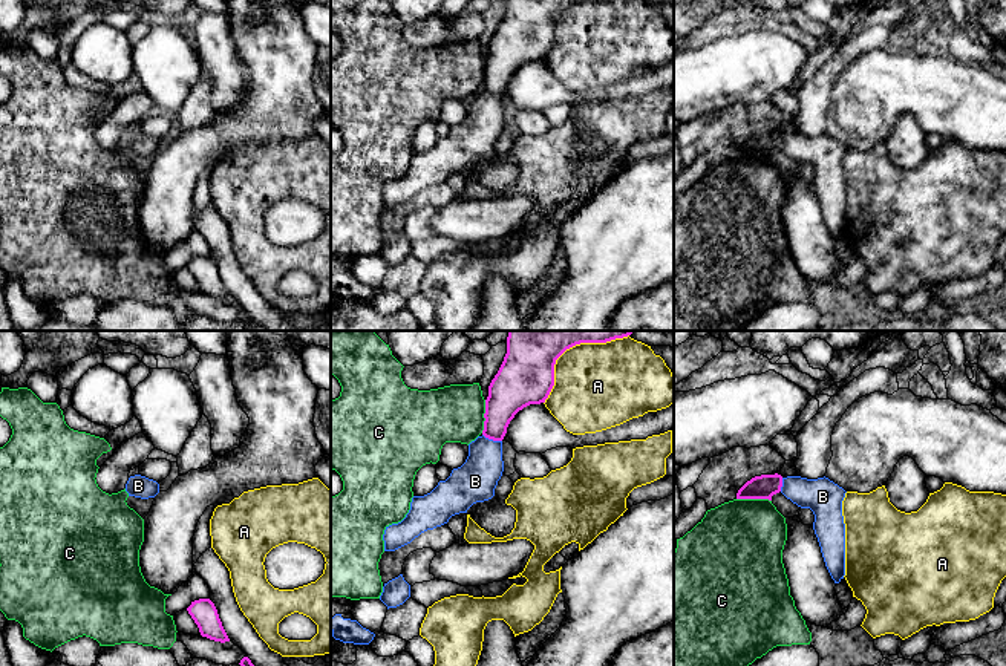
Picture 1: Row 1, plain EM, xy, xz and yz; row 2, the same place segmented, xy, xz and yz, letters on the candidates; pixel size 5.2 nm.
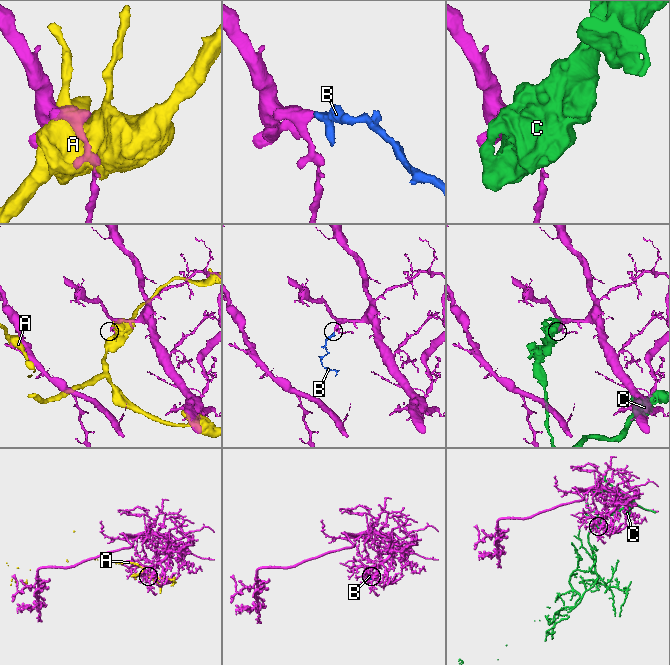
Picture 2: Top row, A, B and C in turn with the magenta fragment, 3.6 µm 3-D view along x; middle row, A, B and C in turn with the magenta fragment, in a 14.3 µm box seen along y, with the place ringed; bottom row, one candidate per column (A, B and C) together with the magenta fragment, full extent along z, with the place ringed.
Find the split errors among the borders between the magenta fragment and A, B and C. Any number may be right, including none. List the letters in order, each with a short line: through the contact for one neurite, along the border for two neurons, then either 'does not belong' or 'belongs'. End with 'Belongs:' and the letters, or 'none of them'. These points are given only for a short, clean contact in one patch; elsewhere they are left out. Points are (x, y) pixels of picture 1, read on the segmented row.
A: does not belong
B: xz (509, 394), (501, 404), (492, 438), (475, 481) | belongs
C: does not belong
Belongs: B

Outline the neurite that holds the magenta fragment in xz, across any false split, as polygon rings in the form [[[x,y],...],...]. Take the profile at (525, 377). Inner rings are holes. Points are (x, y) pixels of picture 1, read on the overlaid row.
[[[508,331],[507,354],[488,386],[485,400],[482,435],[469,444],[465,462],[453,468],[446,481],[424,496],[413,496],[406,517],[386,527],[383,540],[384,551],[395,551],[427,530],[449,522],[449,519],[476,504],[495,496],[495,488],[504,472],[502,439],[514,415],[530,404],[545,403],[554,386],[556,360],[570,348],[580,343],[606,343],[631,335],[634,331]]]

